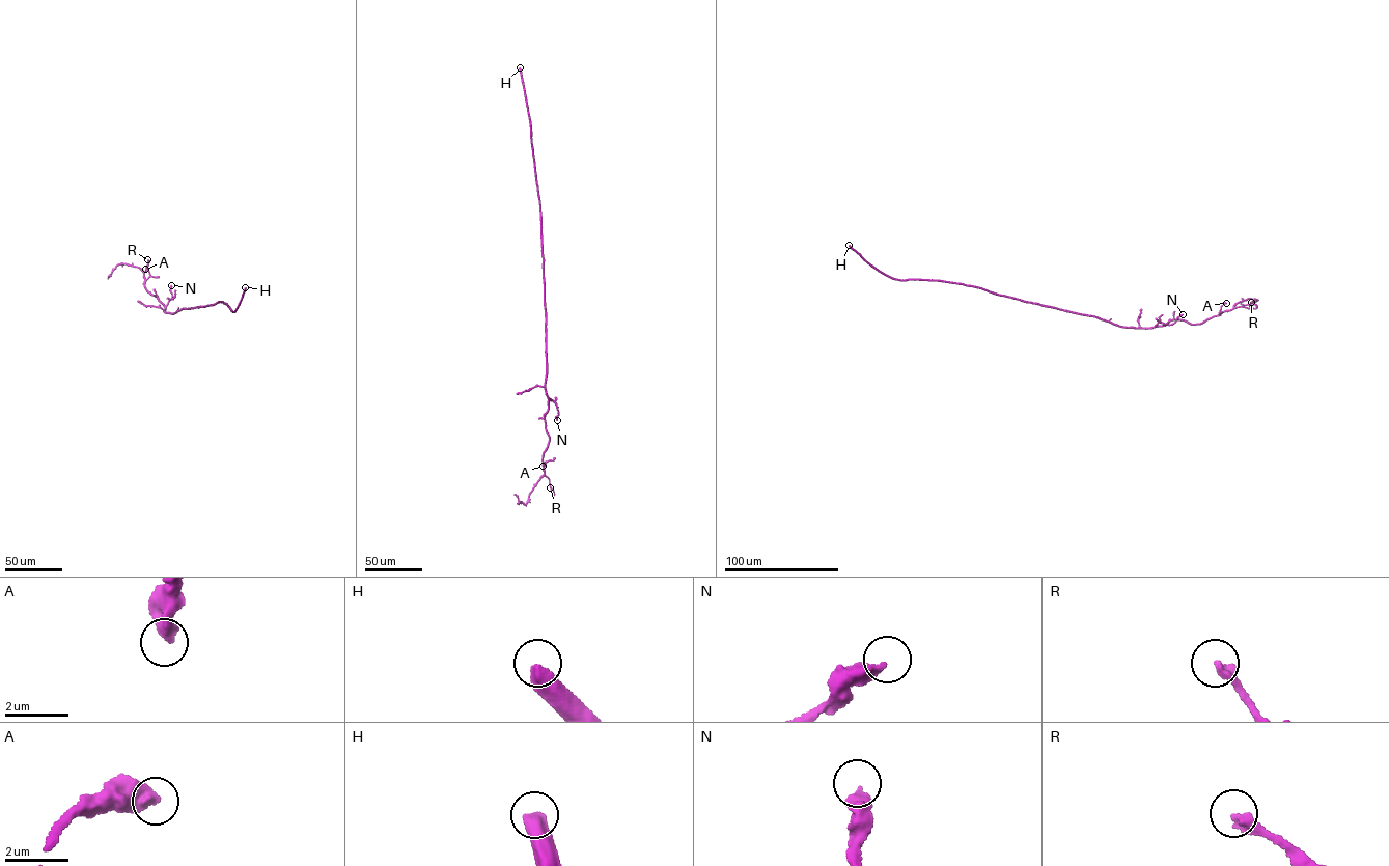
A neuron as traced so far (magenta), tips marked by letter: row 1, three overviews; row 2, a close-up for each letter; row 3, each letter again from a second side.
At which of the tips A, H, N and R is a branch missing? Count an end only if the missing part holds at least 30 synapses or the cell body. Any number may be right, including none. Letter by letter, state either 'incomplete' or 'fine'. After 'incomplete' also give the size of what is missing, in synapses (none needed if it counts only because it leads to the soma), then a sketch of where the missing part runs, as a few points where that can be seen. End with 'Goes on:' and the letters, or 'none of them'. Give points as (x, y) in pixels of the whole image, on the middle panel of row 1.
A: fine
H: incomplete; about 1500 synapses
N: fine
R: fine
Goes on: H

